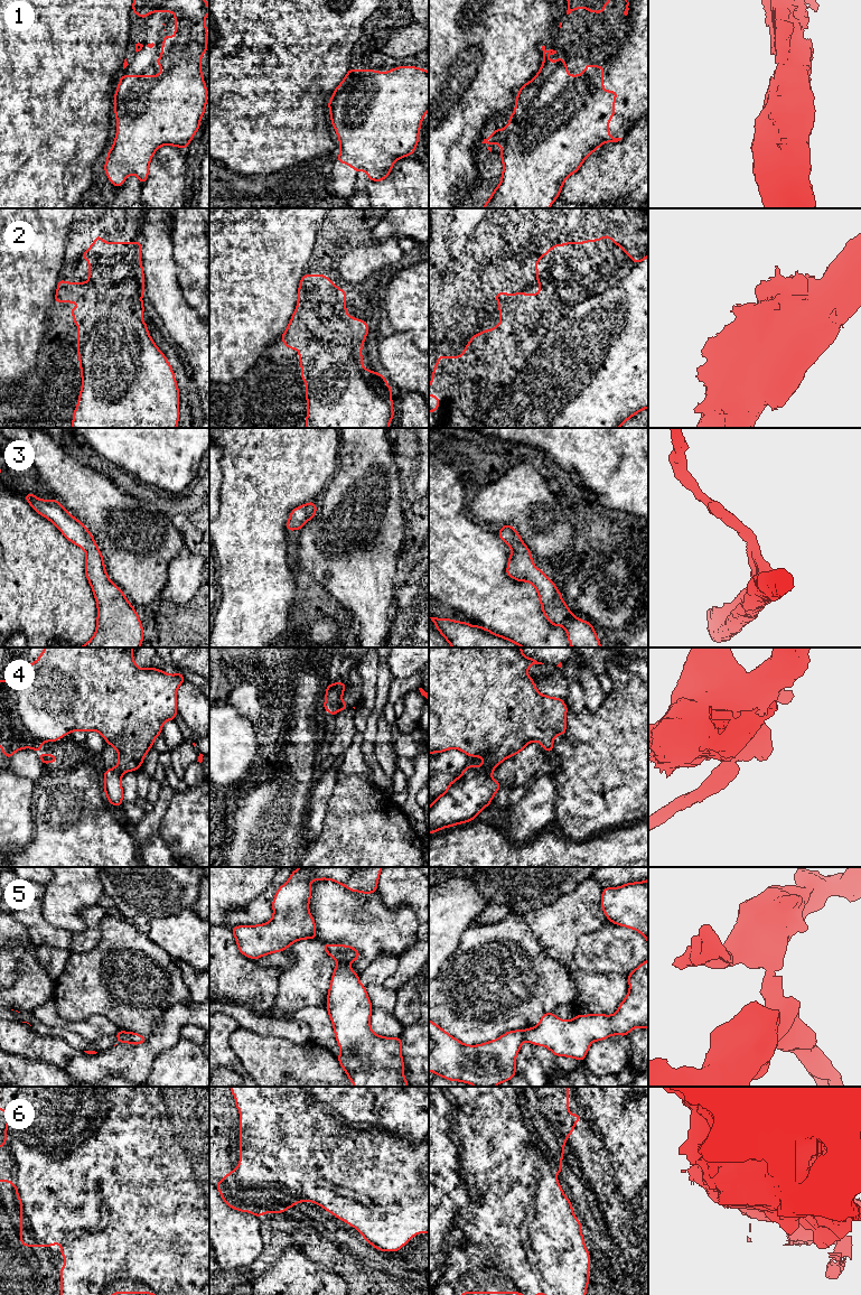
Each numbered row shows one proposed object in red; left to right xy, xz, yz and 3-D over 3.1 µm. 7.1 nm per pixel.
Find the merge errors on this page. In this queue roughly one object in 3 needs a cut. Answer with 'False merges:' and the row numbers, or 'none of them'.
False merges: 4, 5

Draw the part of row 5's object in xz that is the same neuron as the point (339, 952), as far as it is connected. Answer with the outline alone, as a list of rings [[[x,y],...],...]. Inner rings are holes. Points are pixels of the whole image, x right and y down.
[[[324,944],[324,950],[327,954],[334,958],[337,962],[352,962],[356,961],[361,953],[350,945],[343,945],[343,944]]]

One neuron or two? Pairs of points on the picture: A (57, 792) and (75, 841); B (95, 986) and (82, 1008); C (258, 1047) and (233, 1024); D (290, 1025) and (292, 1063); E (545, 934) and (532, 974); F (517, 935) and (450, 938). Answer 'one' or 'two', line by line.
A: one
B: one
C: two
D: two
E: one
F: two

